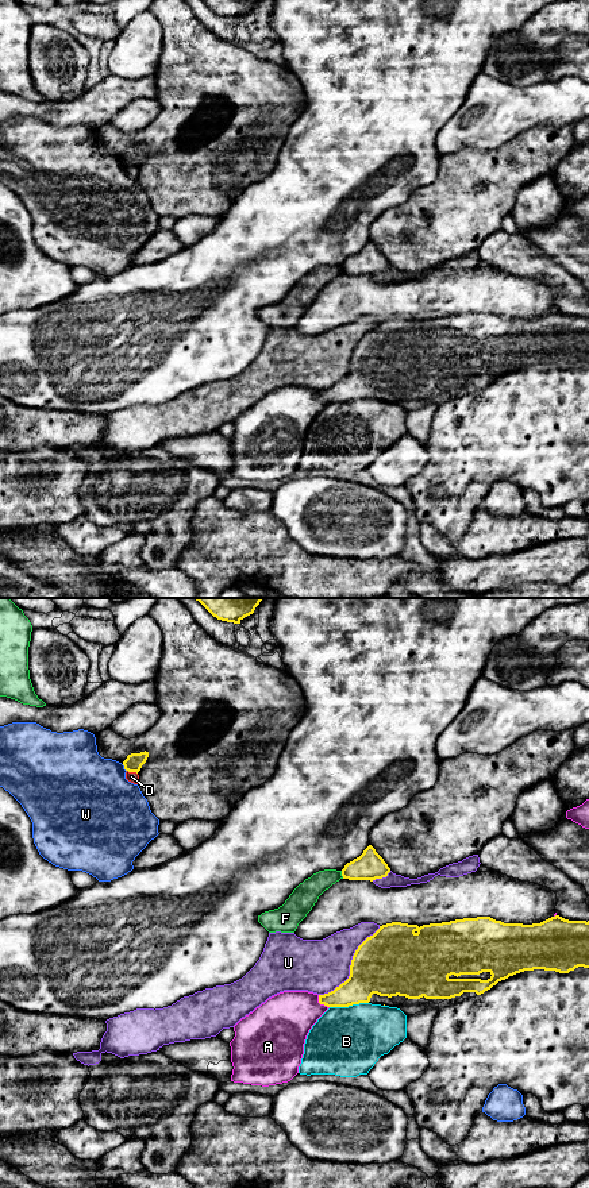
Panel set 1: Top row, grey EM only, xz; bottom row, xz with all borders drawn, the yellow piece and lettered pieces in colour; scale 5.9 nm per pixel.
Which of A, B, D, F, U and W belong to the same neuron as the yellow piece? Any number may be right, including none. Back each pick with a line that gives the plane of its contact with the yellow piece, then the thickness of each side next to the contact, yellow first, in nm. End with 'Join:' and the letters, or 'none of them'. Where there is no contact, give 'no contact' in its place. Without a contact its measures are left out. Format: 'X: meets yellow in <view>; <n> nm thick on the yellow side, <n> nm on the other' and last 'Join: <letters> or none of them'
Join: none of them

